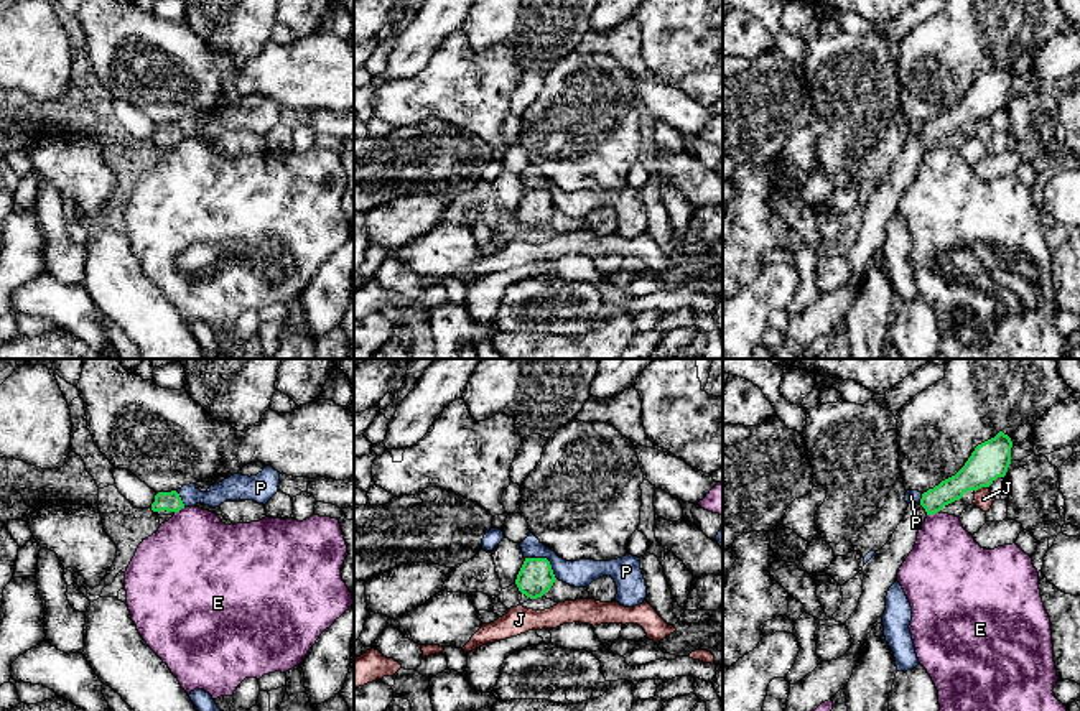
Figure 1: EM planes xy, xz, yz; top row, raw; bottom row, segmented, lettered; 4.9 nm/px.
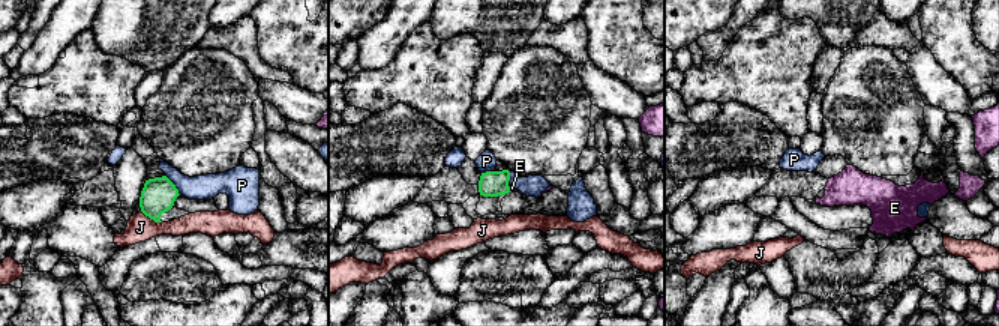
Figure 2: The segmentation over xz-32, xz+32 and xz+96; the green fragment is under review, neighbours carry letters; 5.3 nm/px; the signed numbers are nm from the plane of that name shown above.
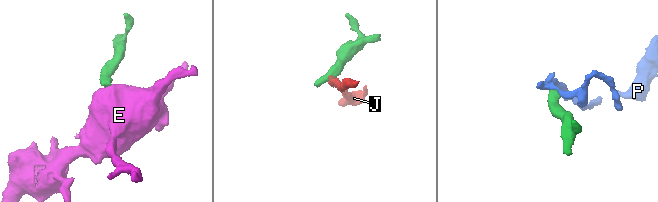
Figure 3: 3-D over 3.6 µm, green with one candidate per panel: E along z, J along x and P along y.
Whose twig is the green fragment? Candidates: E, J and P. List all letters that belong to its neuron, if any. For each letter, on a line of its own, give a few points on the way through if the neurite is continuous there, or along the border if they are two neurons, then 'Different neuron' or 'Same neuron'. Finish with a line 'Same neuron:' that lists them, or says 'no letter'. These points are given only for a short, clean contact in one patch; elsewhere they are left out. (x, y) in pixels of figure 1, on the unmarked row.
E: Boundary: yz (939, 142), (927, 147). Different neuron
J: Boundary: yz (986, 117), (975, 124). Different neuron
P: Boundary: xz (526, 188), (544, 188), (557, 209). Different neuron
Same neuron: no letter

